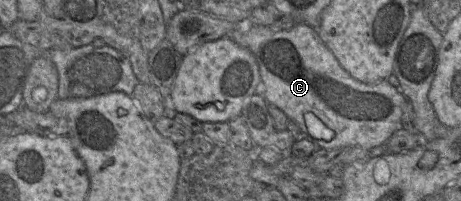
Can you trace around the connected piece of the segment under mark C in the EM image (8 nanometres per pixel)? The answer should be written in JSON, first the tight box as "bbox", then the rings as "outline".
{"bbox":[230,23,406,150],"outline":[[[297,23],[287,31],[273,31],[268,26],[253,24],[247,32],[235,29],[230,37],[255,56],[265,86],[264,99],[281,109],[289,119],[296,122],[308,140],[323,149],[361,147],[369,150],[385,144],[391,135],[402,128],[402,105],[406,100],[403,93],[387,80],[365,84],[354,79],[342,68],[334,54],[320,39],[317,29]]]}

